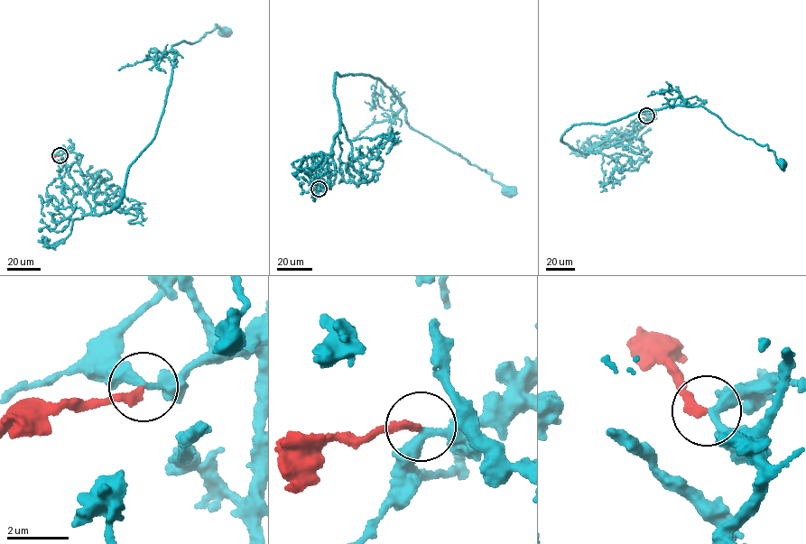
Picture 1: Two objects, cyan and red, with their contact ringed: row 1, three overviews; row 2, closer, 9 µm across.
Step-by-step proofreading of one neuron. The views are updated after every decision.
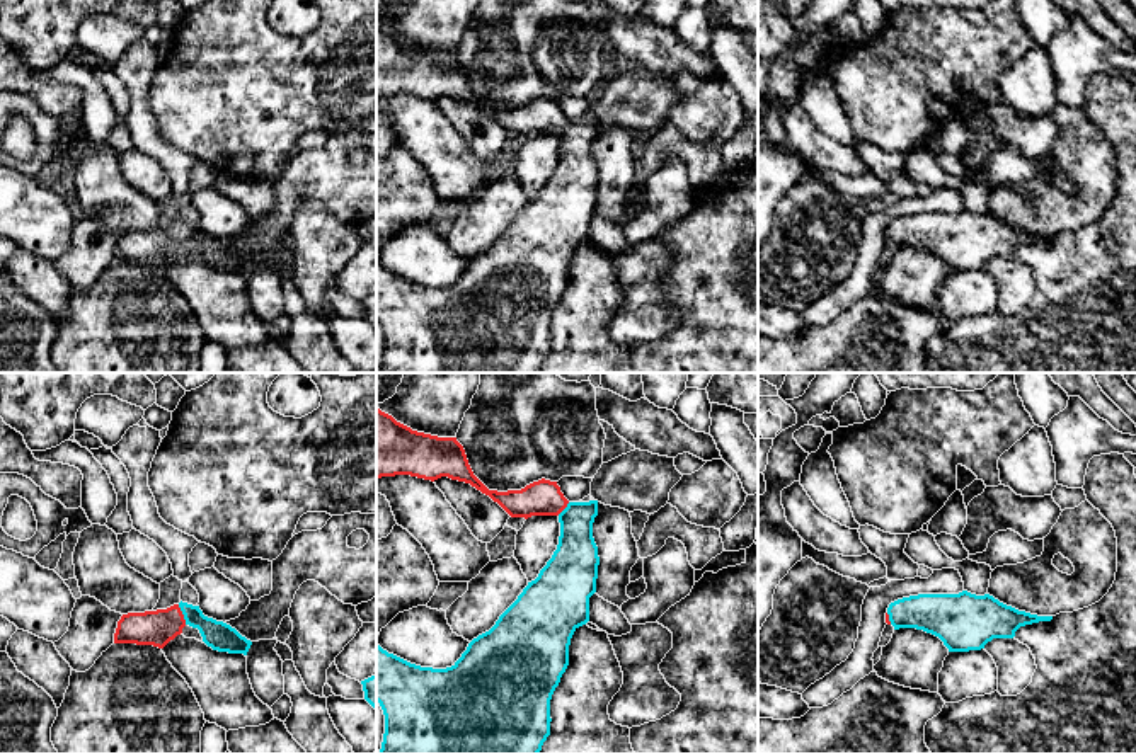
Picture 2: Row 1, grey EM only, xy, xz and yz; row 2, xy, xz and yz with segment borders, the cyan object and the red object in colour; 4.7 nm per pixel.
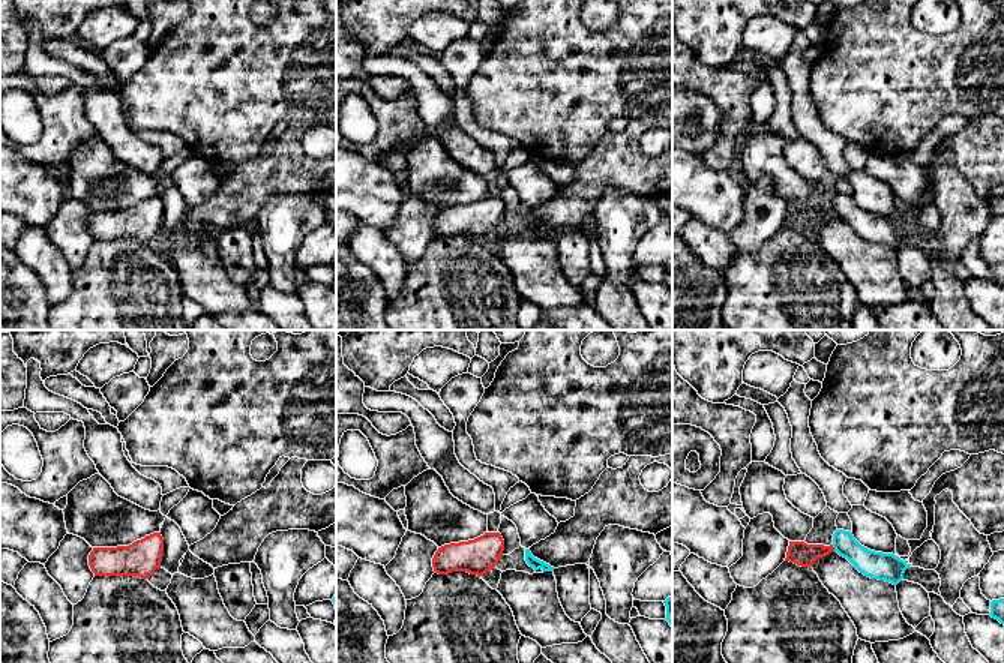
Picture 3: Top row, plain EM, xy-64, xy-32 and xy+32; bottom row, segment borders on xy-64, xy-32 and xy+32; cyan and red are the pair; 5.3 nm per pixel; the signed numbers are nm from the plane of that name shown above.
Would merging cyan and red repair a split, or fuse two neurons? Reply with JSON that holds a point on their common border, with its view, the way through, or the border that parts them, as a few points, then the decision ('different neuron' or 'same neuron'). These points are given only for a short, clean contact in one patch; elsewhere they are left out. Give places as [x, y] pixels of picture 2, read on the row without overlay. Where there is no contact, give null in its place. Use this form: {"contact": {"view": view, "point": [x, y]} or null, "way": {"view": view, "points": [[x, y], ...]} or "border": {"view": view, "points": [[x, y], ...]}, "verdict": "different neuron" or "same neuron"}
{"contact": {"view": "xy", "point": [183, 232]}, "way": {"view": "xy", "points": [[218, 254], [191, 234], [183, 232], [157, 247]]}, "verdict": "same neuron"}

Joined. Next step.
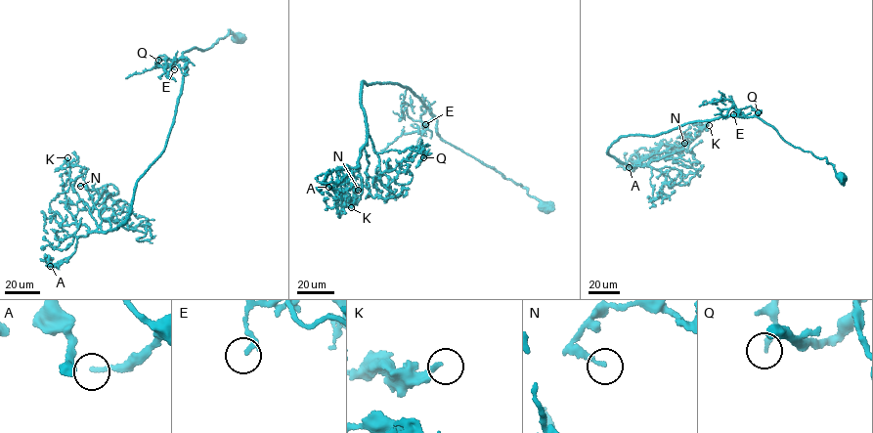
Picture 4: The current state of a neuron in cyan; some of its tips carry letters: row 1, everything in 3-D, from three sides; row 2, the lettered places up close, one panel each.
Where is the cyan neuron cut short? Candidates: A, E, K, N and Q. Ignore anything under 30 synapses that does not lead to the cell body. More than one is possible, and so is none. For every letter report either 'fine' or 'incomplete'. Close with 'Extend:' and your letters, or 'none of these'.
A: fine
E: fine
K: fine
N: fine
Q: fine
Extend: none of these

